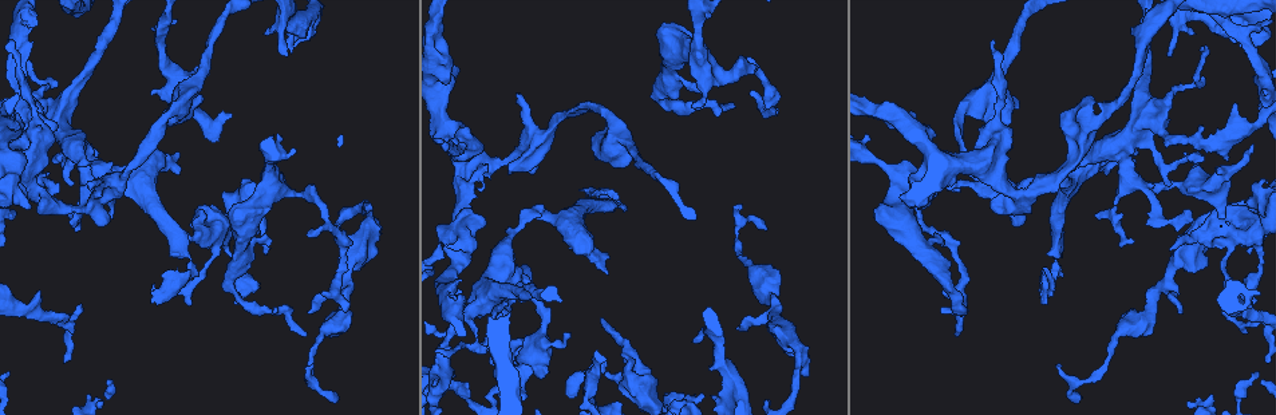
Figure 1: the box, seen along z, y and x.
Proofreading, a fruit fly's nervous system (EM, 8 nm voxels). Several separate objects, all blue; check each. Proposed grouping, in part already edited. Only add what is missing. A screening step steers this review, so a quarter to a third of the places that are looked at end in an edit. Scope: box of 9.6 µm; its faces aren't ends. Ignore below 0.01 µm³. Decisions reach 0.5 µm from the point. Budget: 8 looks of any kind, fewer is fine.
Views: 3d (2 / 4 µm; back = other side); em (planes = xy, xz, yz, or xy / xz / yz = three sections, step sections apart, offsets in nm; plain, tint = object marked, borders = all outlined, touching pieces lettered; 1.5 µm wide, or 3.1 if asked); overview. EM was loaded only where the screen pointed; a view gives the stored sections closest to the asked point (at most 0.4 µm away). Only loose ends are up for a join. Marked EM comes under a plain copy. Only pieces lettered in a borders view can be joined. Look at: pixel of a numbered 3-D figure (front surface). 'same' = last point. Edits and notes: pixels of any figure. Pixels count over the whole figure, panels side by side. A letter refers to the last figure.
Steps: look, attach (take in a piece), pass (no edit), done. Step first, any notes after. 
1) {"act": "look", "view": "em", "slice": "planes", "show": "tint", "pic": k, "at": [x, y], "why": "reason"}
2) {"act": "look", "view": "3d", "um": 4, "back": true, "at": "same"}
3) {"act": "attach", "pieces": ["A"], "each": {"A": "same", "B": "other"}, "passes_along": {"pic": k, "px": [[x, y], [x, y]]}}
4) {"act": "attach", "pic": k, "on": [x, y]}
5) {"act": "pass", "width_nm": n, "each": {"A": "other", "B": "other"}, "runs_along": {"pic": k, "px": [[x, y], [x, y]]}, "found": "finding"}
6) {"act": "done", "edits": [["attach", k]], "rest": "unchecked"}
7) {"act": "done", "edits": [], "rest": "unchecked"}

{"act": "look", "view": "em", "slice": "xy", "step": 8, "show": "borders", "pic": 1, "at": [270, 243], "why": "tapers out"}

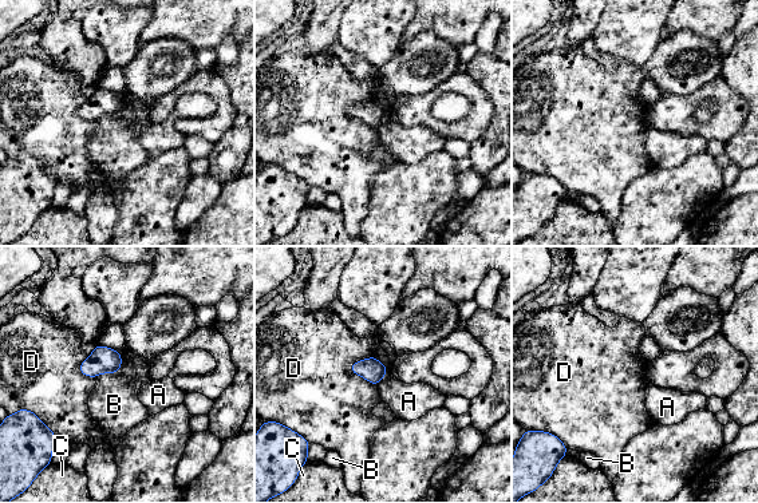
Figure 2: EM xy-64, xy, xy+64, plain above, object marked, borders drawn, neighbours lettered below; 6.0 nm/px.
{"act": "look", "view": "em", "slice": "planes", "show": "borders", "at": "same", "why": "another direction"}

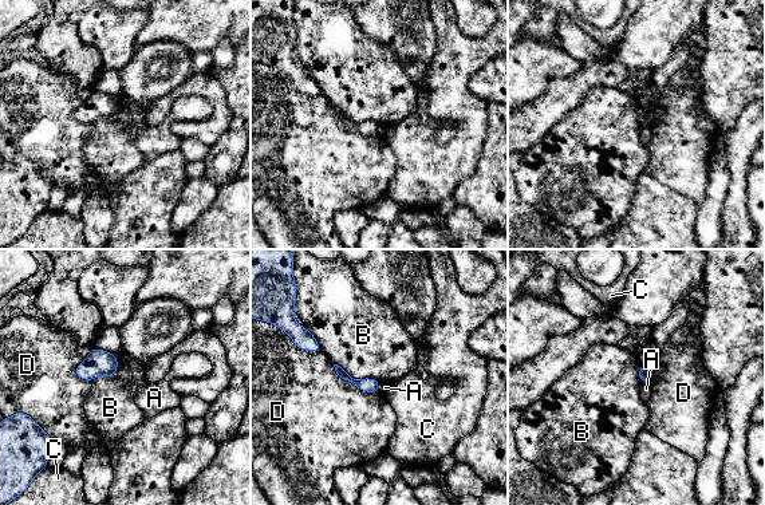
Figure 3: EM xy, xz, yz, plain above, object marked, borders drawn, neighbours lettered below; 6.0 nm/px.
{"act": "pass", "width_nm": 80, "each": {"A": "other", "B": "other", "C": "other", "D": "other"}, "border": {"pic": 3, "px": [[334, 363], [379, 383]]}, "found": "no lettered piece goes on from it"}

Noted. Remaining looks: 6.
{"act": "look", "view": "3d", "um": 2, "pic": 1, "at": [310, 366], "why": "tapers out"}

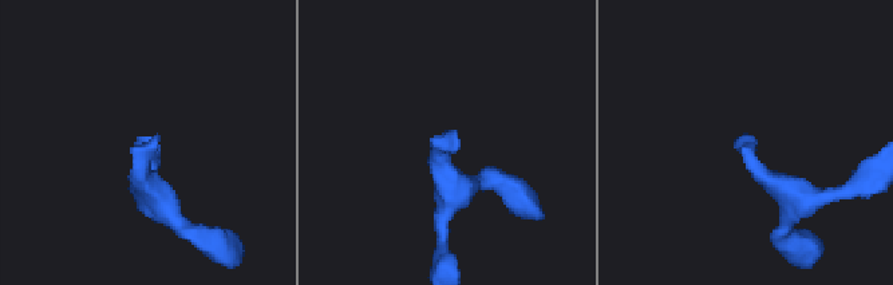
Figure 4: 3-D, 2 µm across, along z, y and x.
{"act": "look", "view": "em", "slice": "xy", "step": 8, "show": "borders", "pic": 4, "at": [456, 131]}

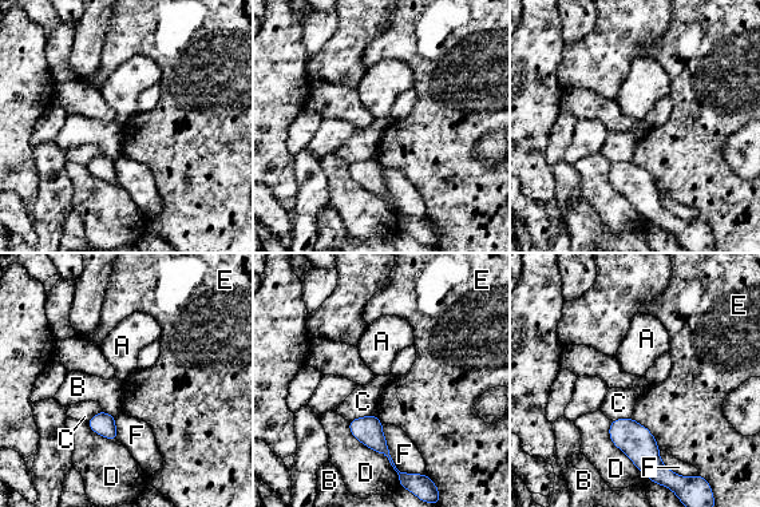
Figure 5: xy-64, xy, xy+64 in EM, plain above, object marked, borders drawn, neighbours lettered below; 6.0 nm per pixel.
{"act": "look", "view": "em", "slice": "planes", "show": "borders", "at": "same"}

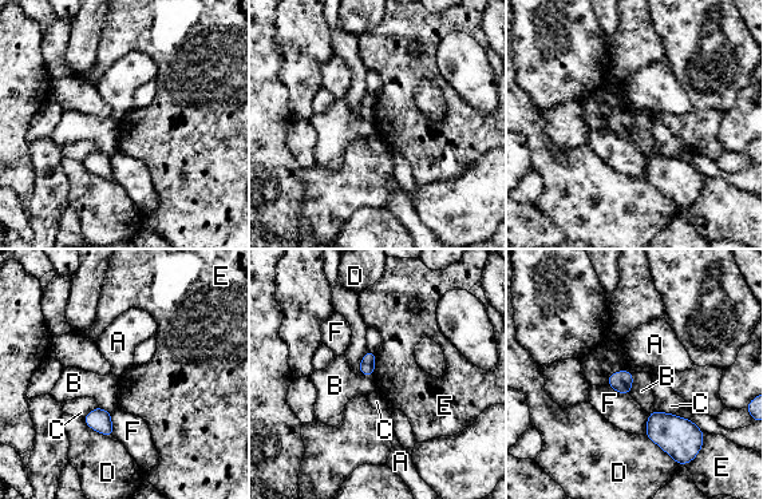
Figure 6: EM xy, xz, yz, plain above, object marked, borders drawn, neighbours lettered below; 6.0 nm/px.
{"act": "pass", "each": {"A": "other", "B": "other", "C": "other", "D": "other", "E": "other", "F": "other"}, "found": "none of them fits"}

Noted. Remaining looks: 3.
{"act": "look", "view": "em", "slice": "planes", "show": "borders", "pic": 1, "at": [765, 401], "why": "branch stops here"}

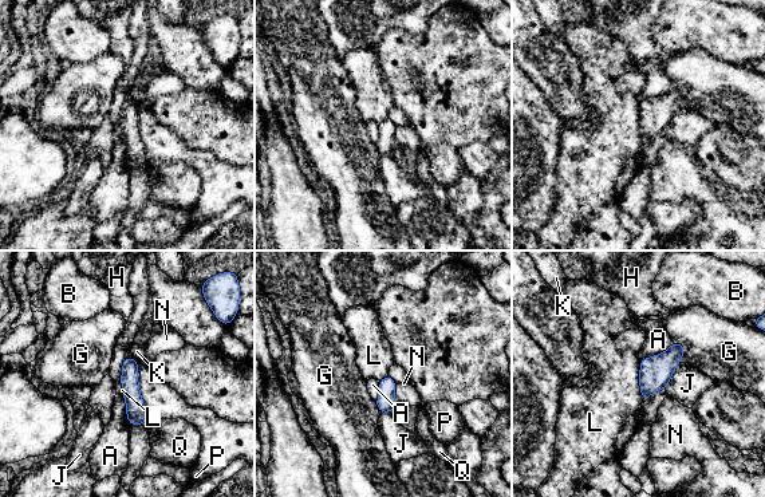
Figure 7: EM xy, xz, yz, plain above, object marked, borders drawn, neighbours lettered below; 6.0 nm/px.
{"act": "pass", "longest_contact_nm": ["L", 260], "each": {"A": "other", "B": "other", "G": "other", "H": "other", "J": "other", "K": "other", "L": "other", "N": "other", "P": "other", "Q": "other"}, "border": {"pic": 7, "px": [[638, 359], [639, 394], [642, 401]]}, "found": "none of them fits"}

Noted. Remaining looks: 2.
{"act": "done", "edits": [], "rest": "unchecked"}

